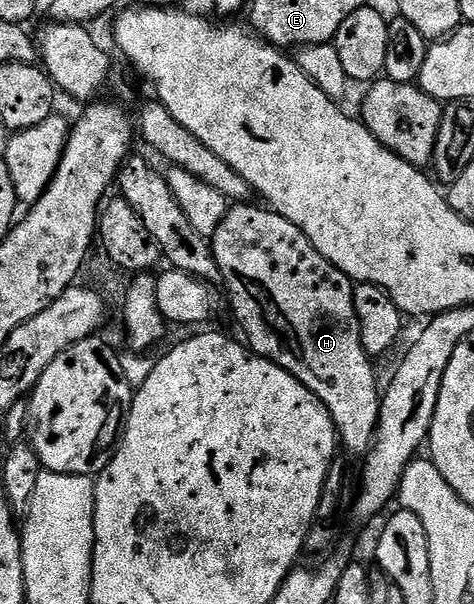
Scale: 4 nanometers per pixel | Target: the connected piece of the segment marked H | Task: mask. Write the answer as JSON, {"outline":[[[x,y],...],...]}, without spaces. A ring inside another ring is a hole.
{"outline":[[[230,206],[229,212],[225,214],[219,225],[219,229],[211,238],[213,256],[221,270],[223,284],[225,283],[226,289],[229,290],[229,299],[233,302],[233,315],[237,318],[238,325],[245,330],[246,337],[244,336],[244,338],[247,340],[247,346],[255,354],[270,359],[275,365],[287,369],[287,373],[291,373],[303,386],[311,389],[311,393],[315,393],[315,397],[319,397],[319,401],[323,401],[323,405],[331,413],[333,423],[337,426],[340,446],[344,450],[346,447],[353,455],[364,456],[368,452],[369,446],[372,445],[373,438],[377,435],[382,392],[379,387],[377,391],[377,375],[373,372],[374,360],[363,349],[363,337],[359,337],[359,317],[355,317],[355,301],[353,300],[355,284],[335,265],[331,265],[331,261],[324,259],[319,253],[319,249],[315,249],[315,245],[311,245],[309,238],[295,225],[291,225],[291,221],[287,221],[287,217],[283,217],[275,210],[266,209],[264,206],[261,206],[262,208],[249,206]]]}

